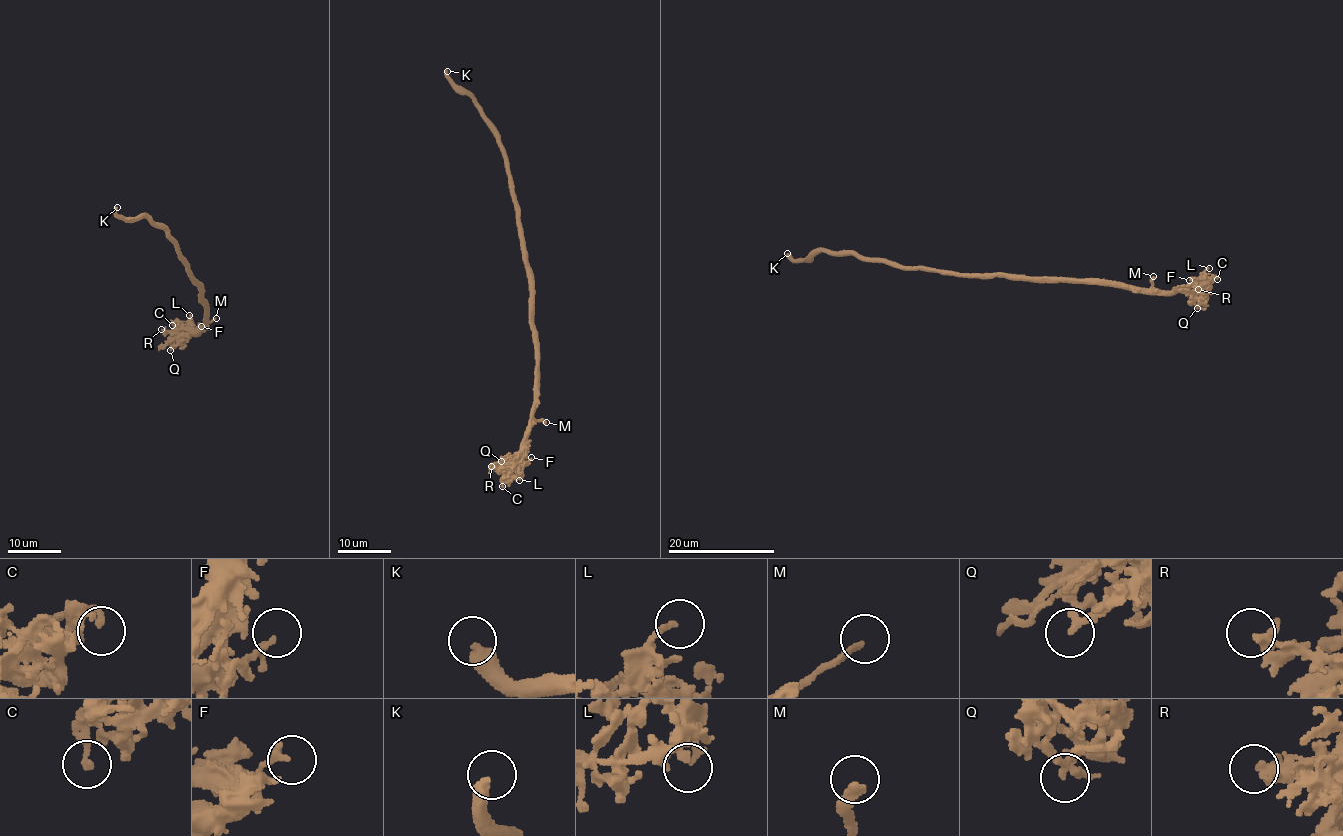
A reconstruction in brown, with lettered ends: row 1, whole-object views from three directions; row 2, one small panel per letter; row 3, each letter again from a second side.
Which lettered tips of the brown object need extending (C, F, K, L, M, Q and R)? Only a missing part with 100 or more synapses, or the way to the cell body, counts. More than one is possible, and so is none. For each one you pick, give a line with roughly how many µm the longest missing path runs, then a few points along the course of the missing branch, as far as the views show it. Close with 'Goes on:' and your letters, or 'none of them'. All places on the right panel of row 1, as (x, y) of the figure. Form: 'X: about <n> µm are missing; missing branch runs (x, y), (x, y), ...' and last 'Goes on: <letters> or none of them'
M: about 20 µm are missing; missing branch runs (1153, 276), (1178, 273), (1213, 260), (1222, 275)
Goes on: M

